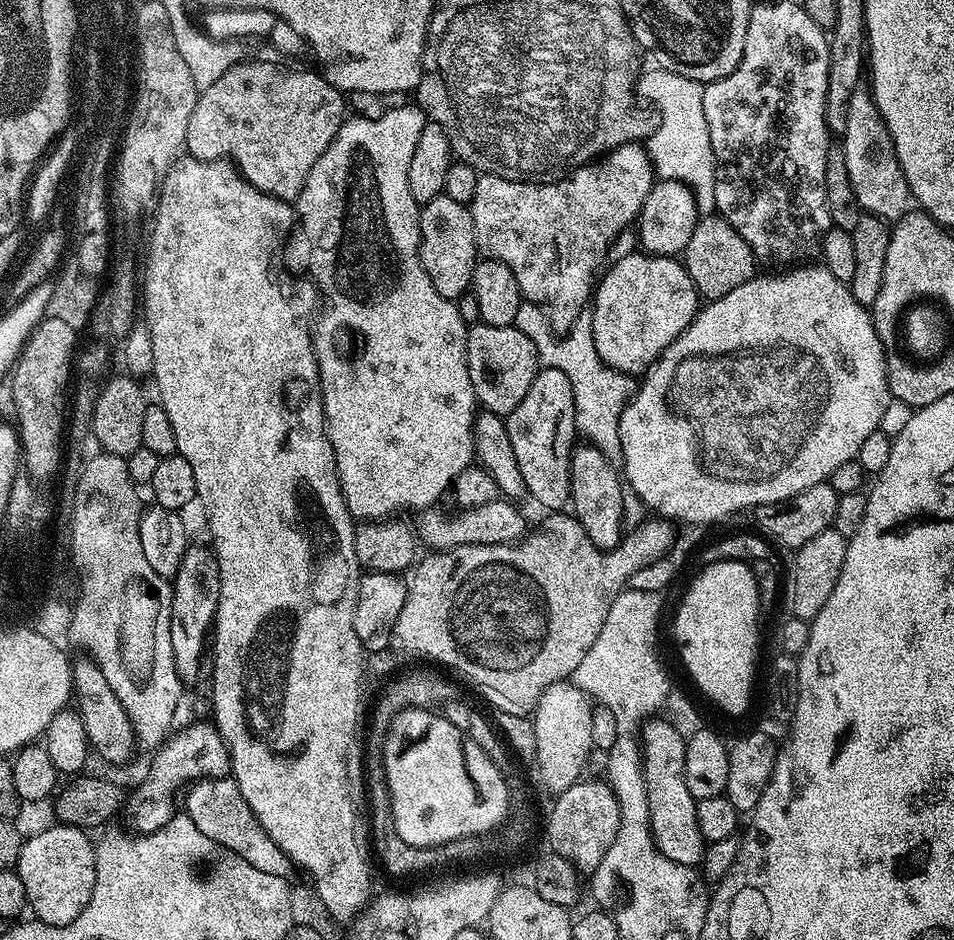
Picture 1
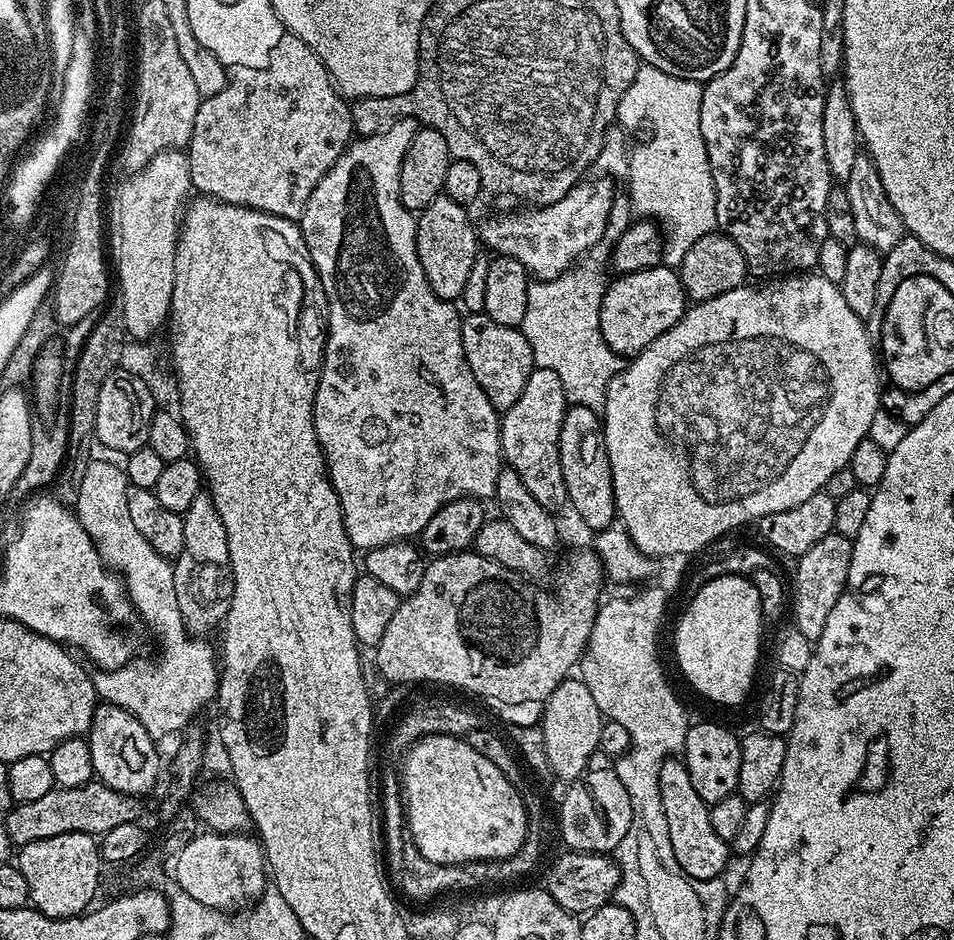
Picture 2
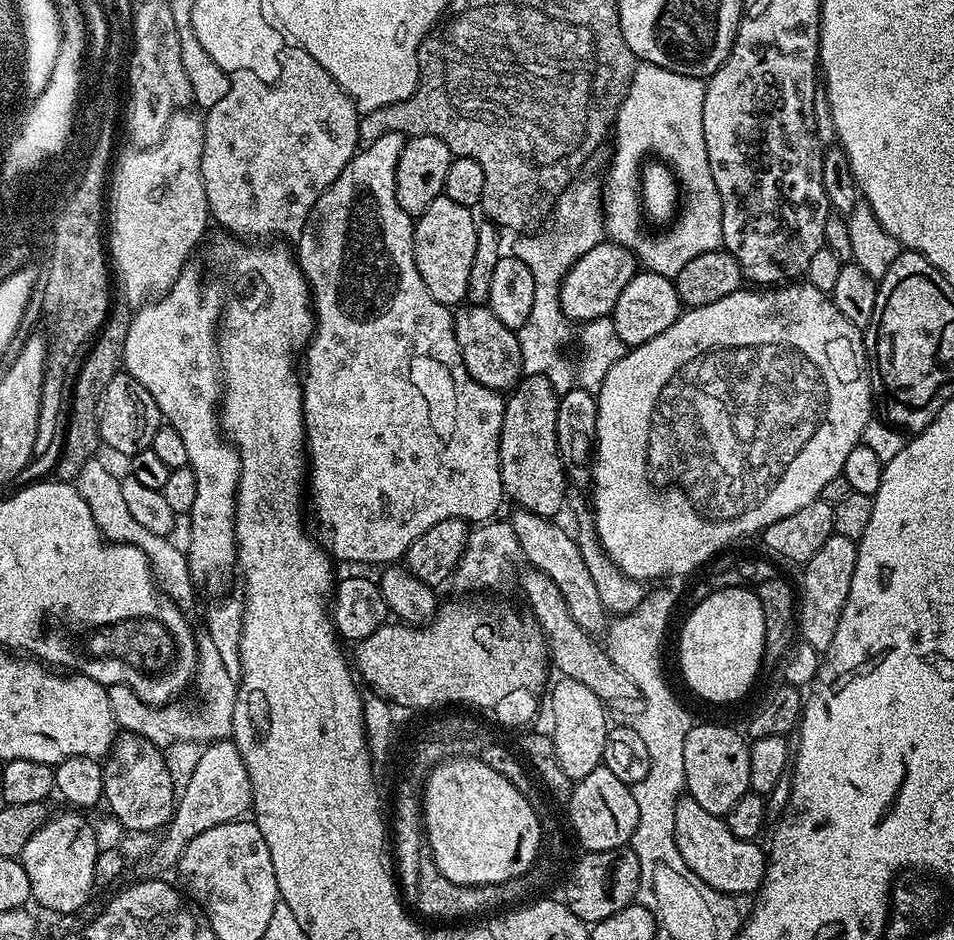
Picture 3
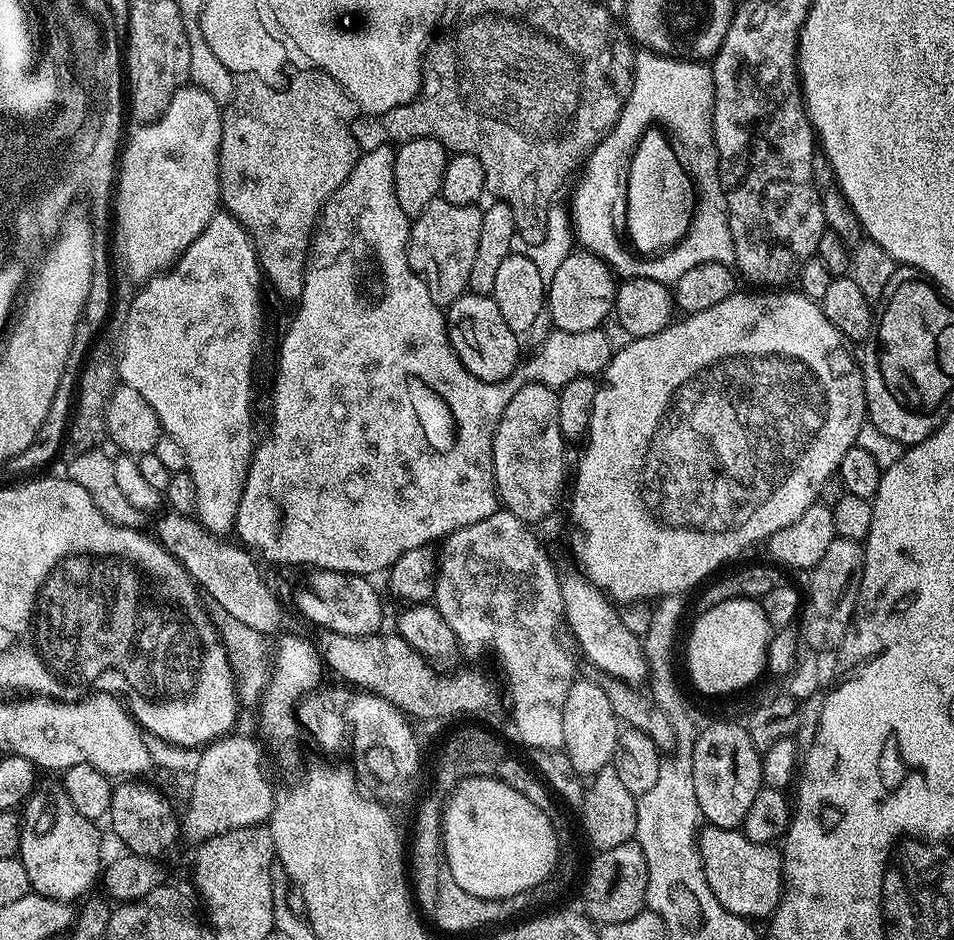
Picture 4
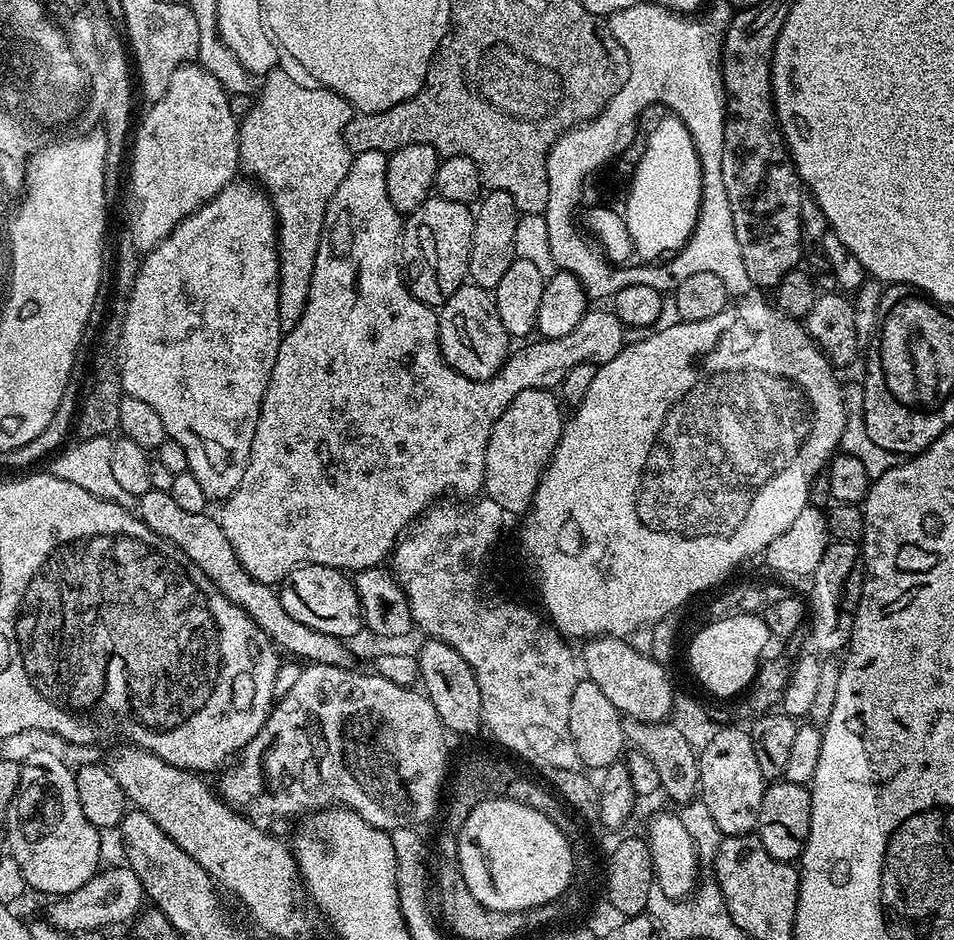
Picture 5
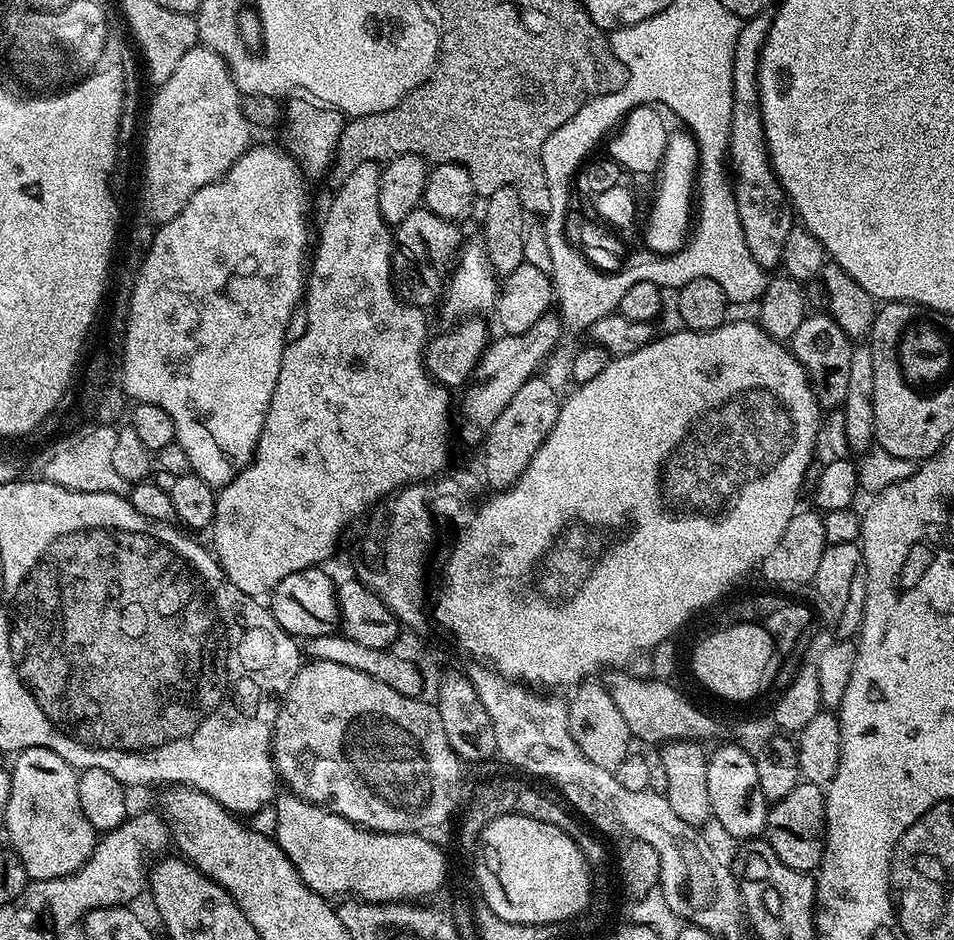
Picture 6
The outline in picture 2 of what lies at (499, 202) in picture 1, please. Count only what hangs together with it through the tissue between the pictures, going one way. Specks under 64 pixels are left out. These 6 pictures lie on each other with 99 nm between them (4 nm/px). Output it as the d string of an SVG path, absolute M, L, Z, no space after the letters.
M588 178L573 186L565 196L558 198L558 202L553 204L528 206L523 209L525 212L500 212L497 216L490 217L484 225L482 223L479 225L479 239L482 241L483 247L485 244L486 247L493 248L491 250L493 253L509 256L522 262L529 277L537 280L558 278L602 238L608 225L610 210L614 206L615 200L612 199L616 196L612 184L613 181L608 178Z

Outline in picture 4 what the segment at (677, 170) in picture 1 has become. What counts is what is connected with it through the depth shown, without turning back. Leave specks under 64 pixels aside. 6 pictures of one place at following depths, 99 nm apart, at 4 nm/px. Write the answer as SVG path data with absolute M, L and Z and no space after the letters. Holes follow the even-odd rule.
M647 50L636 52L636 69L628 101L622 106L618 122L610 134L606 134L589 154L582 168L584 177L570 203L570 220L579 247L600 257L617 277L624 280L650 278L675 286L682 274L694 270L694 266L702 266L702 262L735 265L728 207L718 170L720 159L712 133L713 102L714 82L707 63L659 56L657 52ZM653 126L659 126L666 133L678 162L695 185L695 208L684 236L667 251L645 258L630 250L621 229L616 229L616 203L619 205L627 194L628 171L639 140Z

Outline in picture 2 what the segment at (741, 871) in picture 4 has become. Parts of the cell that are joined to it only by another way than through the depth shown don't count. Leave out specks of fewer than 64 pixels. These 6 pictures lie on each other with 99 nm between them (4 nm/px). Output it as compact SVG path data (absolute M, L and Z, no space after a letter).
M669 758L664 763L660 771L660 789L662 810L670 826L670 846L674 846L674 858L678 858L678 866L682 866L690 878L714 880L723 877L724 867L728 864L728 856L730 857L729 841L718 838L718 833L710 822L710 805L698 798L698 790L690 786L690 774L683 759Z

